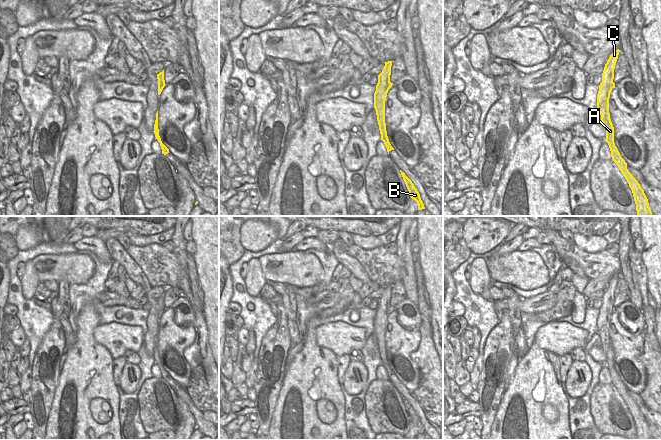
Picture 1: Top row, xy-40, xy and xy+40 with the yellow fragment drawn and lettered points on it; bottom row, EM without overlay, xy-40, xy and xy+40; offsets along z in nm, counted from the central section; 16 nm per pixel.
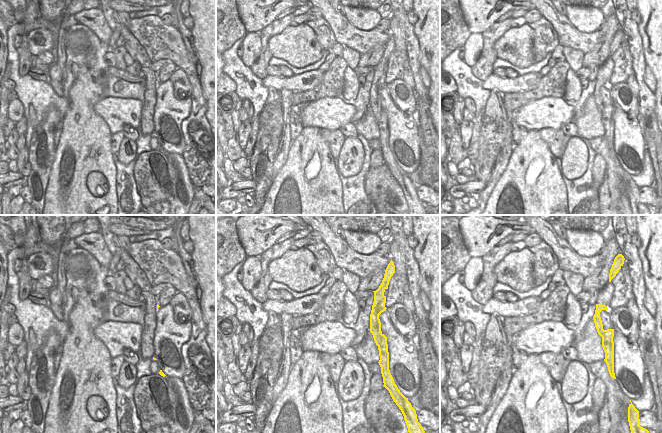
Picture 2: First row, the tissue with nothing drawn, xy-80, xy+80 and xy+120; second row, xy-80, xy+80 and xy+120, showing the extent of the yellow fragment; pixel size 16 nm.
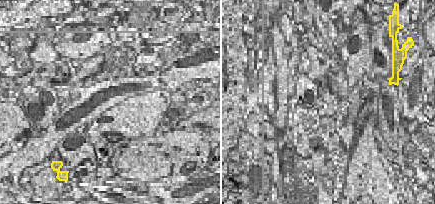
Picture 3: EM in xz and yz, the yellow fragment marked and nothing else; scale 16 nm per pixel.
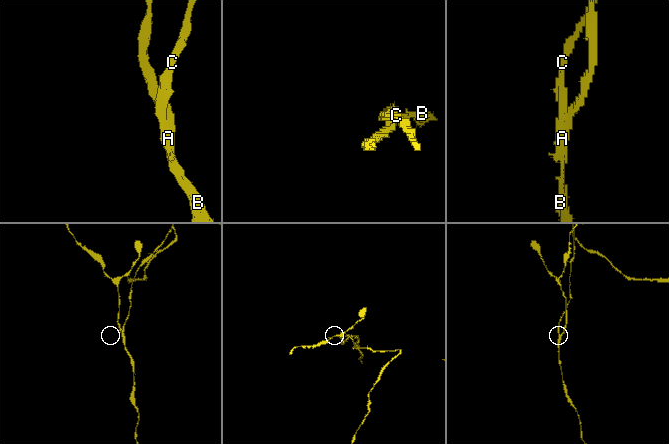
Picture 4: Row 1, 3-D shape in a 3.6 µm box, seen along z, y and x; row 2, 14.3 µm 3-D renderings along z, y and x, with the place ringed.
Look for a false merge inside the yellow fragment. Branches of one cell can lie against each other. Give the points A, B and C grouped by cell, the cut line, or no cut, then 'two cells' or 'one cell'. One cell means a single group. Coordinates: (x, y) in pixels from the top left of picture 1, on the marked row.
A B / C; cut in xy+40 along (608, 103), (601, 104), (597, 108); two cells

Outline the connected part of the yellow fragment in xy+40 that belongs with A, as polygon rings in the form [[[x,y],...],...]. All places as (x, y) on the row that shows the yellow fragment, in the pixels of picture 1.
[[[608,103],[606,105],[601,104],[601,106],[597,109],[599,110],[601,115],[602,125],[606,129],[605,141],[609,145],[612,160],[616,163],[619,170],[627,180],[629,187],[632,190],[634,201],[636,204],[637,216],[652,216],[652,212],[649,207],[648,199],[644,193],[644,190],[641,188],[638,181],[633,177],[633,175],[627,169],[627,163],[621,157],[617,147],[615,146],[614,127],[610,119]]]

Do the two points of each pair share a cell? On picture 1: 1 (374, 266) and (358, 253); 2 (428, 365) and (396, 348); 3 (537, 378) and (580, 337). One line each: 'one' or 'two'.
1: one
2: two
3: two

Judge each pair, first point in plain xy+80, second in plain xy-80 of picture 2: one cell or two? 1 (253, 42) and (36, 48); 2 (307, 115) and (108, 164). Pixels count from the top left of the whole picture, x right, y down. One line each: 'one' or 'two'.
1: two
2: two

